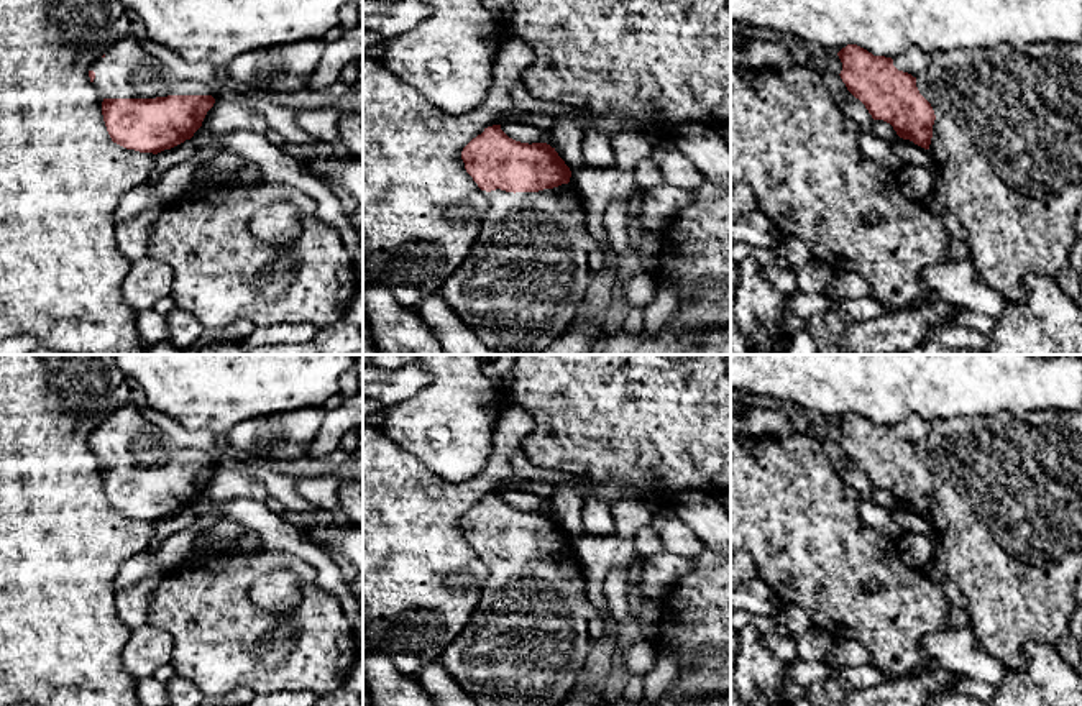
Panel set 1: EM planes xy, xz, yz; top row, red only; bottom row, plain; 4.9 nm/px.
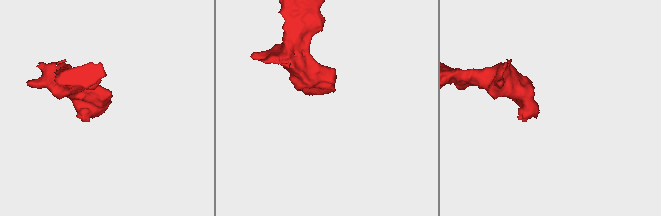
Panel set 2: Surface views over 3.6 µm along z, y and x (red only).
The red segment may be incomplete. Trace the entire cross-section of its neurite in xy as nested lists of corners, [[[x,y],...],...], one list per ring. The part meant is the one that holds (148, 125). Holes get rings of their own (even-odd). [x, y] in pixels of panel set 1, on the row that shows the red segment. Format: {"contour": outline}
{"contour": [[[136,36],[113,39],[107,53],[90,66],[89,77],[92,85],[105,97],[102,115],[112,141],[140,153],[158,154],[190,140],[215,103],[213,85],[164,76]]]}

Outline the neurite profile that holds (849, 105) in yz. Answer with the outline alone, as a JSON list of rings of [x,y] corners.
[[[823,71],[821,74],[834,103],[841,108],[841,112],[846,117],[852,118],[859,130],[862,130],[864,133],[872,133],[872,115],[865,108],[865,105],[847,90],[841,76],[828,71]]]

